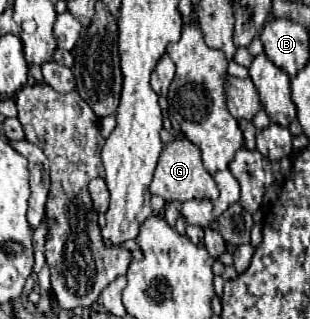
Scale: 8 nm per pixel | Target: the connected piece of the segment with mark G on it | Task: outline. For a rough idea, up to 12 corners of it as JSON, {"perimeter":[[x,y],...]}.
{"perimeter":[[163,147],[149,191],[167,203],[217,199],[199,149]]}

